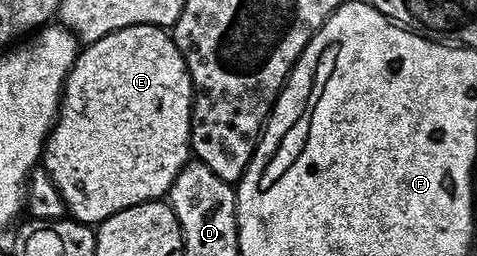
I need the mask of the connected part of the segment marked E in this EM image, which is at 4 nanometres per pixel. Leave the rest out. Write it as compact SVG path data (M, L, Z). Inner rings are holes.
M138 25L125 27L121 31L113 31L113 35L105 35L101 39L84 44L79 51L67 81L63 85L63 97L59 100L59 115L51 131L47 135L47 144L43 147L42 168L53 179L57 191L67 204L67 212L74 220L87 226L98 226L99 222L109 219L117 211L125 211L125 207L133 207L137 203L145 203L162 198L170 189L181 167L186 165L191 152L191 119L193 116L193 90L191 76L187 70L185 59L177 47L174 36L166 28L157 25Z

